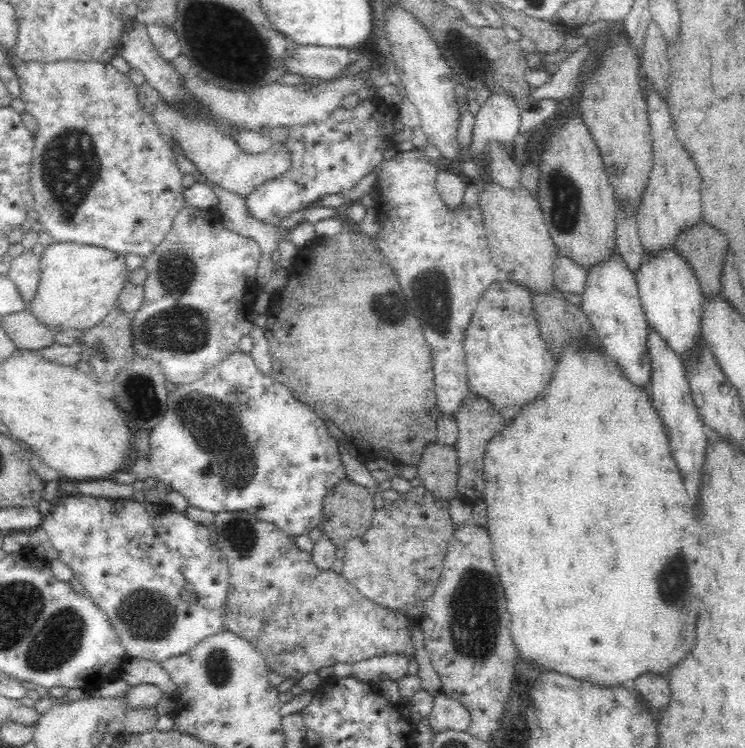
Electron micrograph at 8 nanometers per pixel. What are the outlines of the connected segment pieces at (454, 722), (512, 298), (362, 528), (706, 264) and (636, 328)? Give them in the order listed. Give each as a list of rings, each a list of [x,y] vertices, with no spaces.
[[[444,692],[434,697],[434,706],[428,716],[430,727],[436,732],[454,730],[457,732],[467,731],[470,724],[470,713],[462,704],[450,699]]]
[[[496,280],[493,286],[482,294],[470,324],[464,332],[465,361],[469,392],[485,398],[500,412],[505,422],[510,422],[520,414],[522,406],[536,400],[548,386],[554,372],[554,358],[541,338],[538,321],[534,316],[534,305],[529,289],[508,280]]]
[[[344,478],[341,484],[334,487],[330,495],[324,499],[322,507],[324,520],[322,520],[321,527],[337,549],[343,548],[345,542],[348,542],[353,536],[360,537],[370,528],[372,514],[375,510],[372,492]]]
[[[700,220],[678,236],[675,248],[692,267],[703,295],[714,296],[721,292],[724,260],[729,248],[726,234]]]
[[[614,250],[606,262],[598,262],[587,274],[586,286],[582,290],[581,309],[598,335],[599,342],[611,361],[622,369],[623,375],[636,386],[648,389],[652,367],[647,358],[648,326],[641,304],[635,276],[623,258]]]

